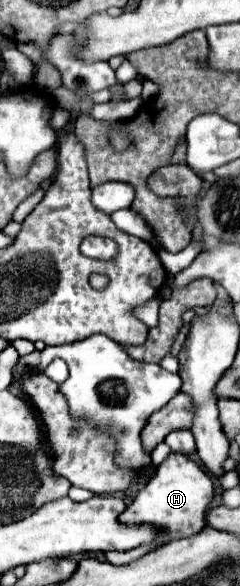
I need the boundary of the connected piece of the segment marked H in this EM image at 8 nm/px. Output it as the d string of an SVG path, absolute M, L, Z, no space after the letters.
M170 453L168 459L156 469L154 477L146 483L146 487L136 495L132 505L120 515L122 523L136 525L136 523L148 523L148 525L158 525L164 527L164 537L160 535L160 543L156 539L152 543L144 543L132 551L124 553L106 553L108 563L132 563L140 559L140 555L146 555L158 545L164 545L172 539L182 539L182 537L192 537L196 531L202 531L206 521L206 511L214 499L214 483L210 475L206 475L200 465L190 461L190 457L180 455L180 453Z

